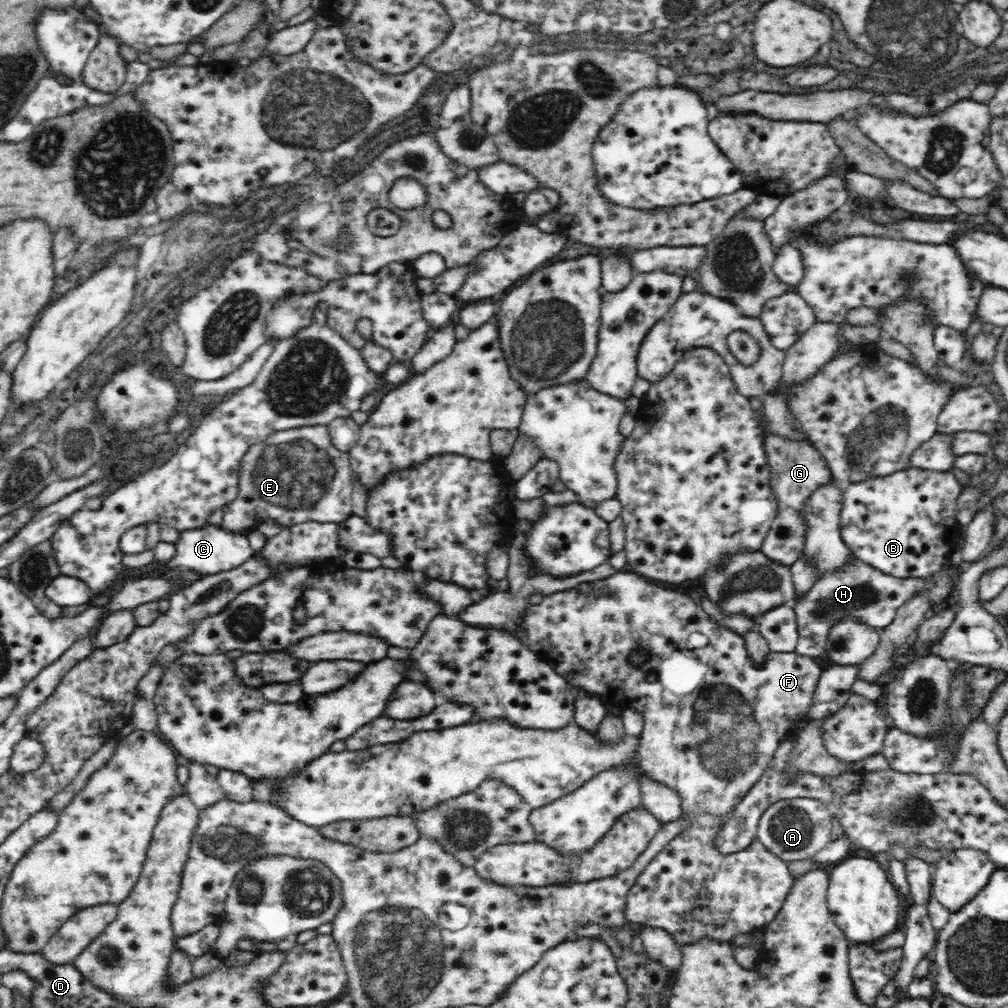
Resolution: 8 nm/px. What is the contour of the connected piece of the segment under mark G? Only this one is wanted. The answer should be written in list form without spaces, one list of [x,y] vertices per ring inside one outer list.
[[[768,431],[764,433],[765,453],[772,474],[772,484],[777,495],[778,514],[760,549],[768,560],[791,567],[803,556],[803,533],[806,532],[806,523],[800,519],[800,510],[818,486],[832,482],[832,471],[823,456],[808,439],[794,441],[794,439],[780,437],[776,433],[768,433]]]

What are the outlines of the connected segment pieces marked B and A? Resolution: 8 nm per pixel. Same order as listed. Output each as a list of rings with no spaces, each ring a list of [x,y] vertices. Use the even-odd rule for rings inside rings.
[[[926,468],[898,470],[892,474],[851,483],[846,487],[841,508],[841,536],[861,562],[896,579],[928,579],[945,567],[956,548],[961,526],[956,518],[960,494],[958,479],[950,471]]]
[[[810,797],[778,800],[770,804],[758,820],[756,846],[770,850],[785,861],[812,858],[831,840],[832,817],[821,800]]]

